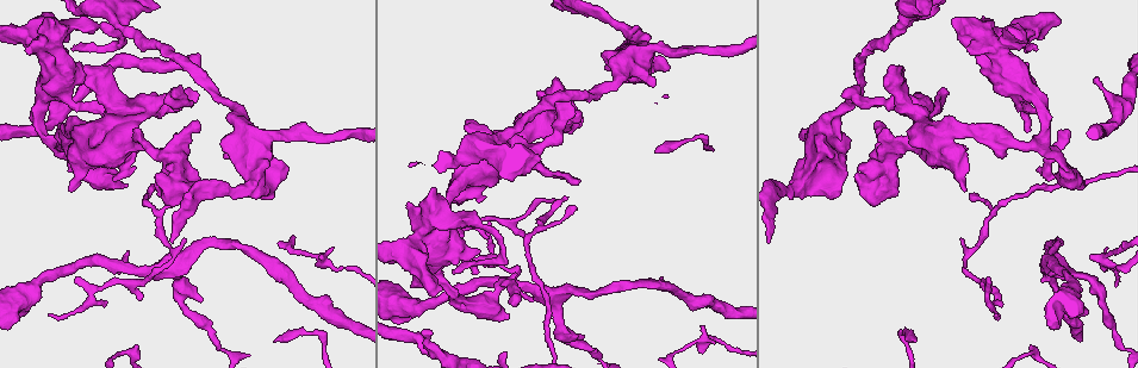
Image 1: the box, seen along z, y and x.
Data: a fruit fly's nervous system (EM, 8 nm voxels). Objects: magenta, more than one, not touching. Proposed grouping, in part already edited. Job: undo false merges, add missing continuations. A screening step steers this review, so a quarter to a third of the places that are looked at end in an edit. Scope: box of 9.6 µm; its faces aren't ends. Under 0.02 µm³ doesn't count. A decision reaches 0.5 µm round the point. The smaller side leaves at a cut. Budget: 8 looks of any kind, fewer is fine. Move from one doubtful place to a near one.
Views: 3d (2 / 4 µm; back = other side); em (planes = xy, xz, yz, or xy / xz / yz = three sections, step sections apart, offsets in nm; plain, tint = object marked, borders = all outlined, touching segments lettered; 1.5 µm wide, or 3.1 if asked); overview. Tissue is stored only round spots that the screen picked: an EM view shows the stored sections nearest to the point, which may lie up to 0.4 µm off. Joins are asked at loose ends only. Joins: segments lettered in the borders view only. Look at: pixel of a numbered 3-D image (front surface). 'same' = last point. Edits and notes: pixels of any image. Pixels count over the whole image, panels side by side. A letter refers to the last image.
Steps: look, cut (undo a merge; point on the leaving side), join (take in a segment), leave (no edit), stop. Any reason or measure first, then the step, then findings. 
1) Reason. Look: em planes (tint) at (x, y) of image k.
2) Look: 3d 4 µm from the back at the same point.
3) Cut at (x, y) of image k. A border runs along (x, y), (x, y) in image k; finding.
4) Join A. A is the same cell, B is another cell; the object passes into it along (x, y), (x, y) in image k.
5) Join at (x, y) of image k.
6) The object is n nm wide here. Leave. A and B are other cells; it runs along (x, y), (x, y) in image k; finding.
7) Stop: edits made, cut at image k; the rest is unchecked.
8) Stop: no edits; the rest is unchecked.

Tapers out. Look: 3d 4 µm from the back at (523, 234) of image 1.

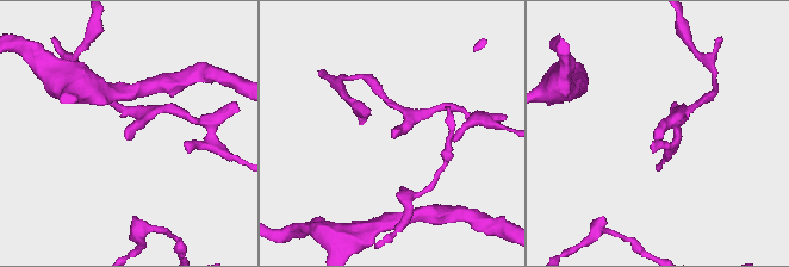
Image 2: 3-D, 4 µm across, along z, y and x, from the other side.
Look: em xy step 4 (borders) at (657, 139) of image 2.

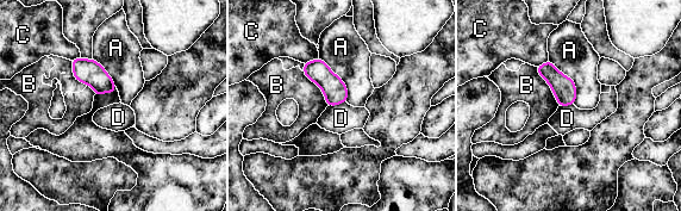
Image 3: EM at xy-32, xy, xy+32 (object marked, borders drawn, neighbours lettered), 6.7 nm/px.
Look: em planes (borders) at the same point.

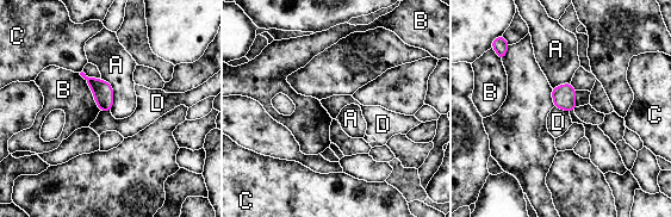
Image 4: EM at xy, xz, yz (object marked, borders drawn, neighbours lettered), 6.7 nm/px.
Leave. A, B, C and D are other cells; a border runs along (554, 105), (569, 111) in image 4; none of them fits.

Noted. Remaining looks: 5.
Thick turns thin. Look: 3d 2 µm at (106, 26) of image 1.

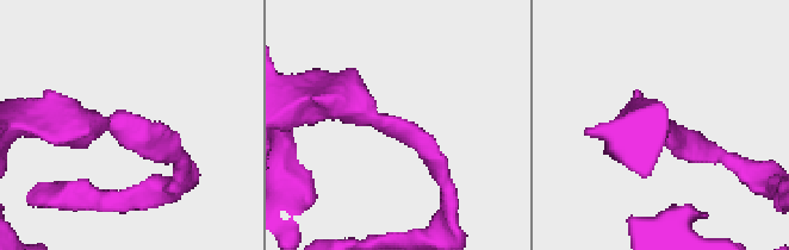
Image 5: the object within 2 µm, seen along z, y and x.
Need the tissue. Look: em planes (tint) at (126, 129) of image 5.

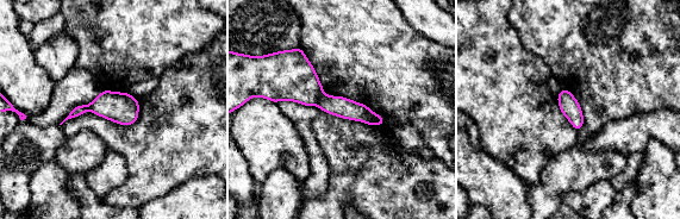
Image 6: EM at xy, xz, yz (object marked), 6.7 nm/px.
Look: em planes (borders) at the same point.

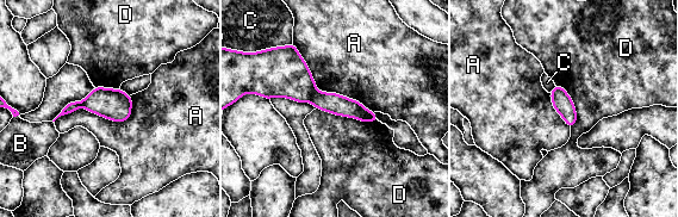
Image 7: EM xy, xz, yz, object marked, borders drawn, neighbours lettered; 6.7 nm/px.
Cut at (331, 103) of image 7. A, B, C and D are other cells; the part that leaves runs along (313, 99), (350, 107), (373, 117) in image 7; two neurons meet here.

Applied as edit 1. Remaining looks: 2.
Branch stops here. Look: em planes (borders) at (70, 190) of image 1.

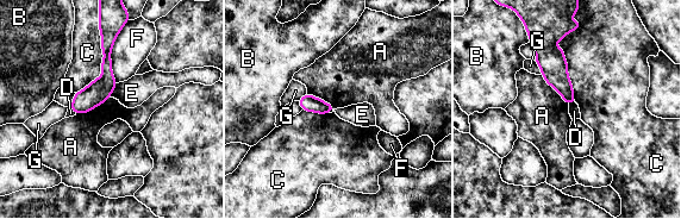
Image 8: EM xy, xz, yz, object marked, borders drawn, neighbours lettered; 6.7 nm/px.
Leave. A, B, C, D, E, F and G are other cells; a border runs along (110, 95), (88, 111), (76, 113) in image 8; no lettered segment goes on from it.

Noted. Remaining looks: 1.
Stop: edits made, cut at image 7; the rest is unchecked.

